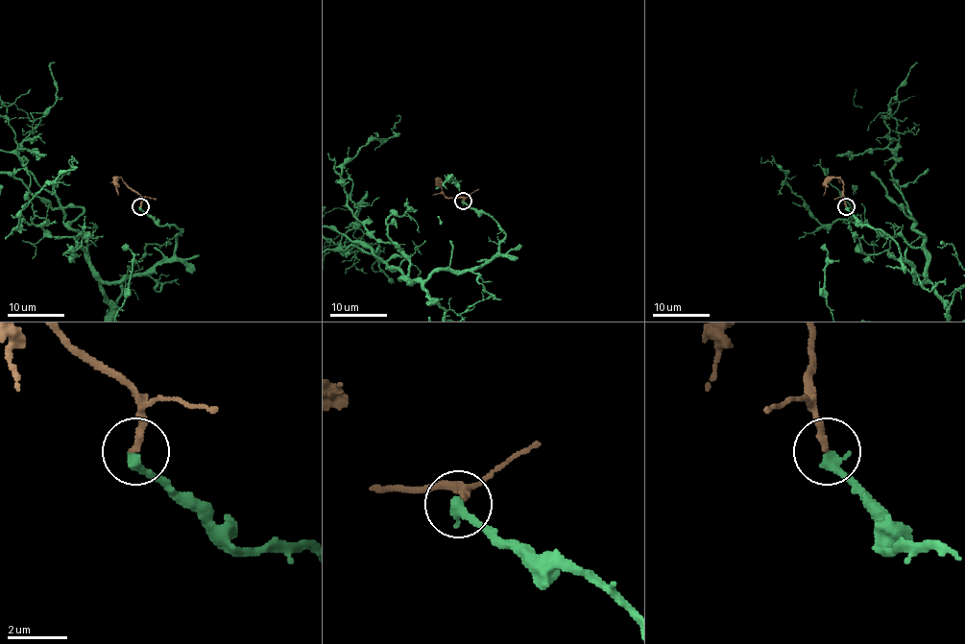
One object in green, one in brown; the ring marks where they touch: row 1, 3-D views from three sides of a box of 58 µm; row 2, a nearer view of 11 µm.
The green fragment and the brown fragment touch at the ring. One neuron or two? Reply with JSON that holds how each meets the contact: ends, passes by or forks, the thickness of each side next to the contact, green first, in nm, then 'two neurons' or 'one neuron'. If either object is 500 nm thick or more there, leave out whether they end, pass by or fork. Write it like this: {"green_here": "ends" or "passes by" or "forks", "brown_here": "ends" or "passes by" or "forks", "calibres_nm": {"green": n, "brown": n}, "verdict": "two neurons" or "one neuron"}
{"green_here": "ends", "brown_here": "ends", "calibres_nm": {"green": 360, "brown": 200}, "verdict": "one neuron"}

